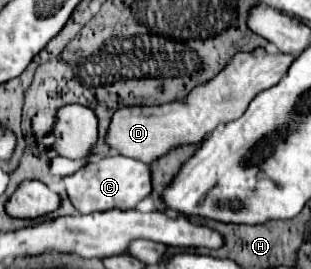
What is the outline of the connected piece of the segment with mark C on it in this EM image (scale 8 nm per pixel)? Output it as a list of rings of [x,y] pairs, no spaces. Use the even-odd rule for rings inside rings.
[[[108,156],[100,160],[88,160],[86,166],[82,166],[78,172],[74,172],[72,176],[64,176],[64,186],[66,186],[68,200],[80,214],[102,212],[110,208],[130,210],[130,208],[136,208],[136,204],[152,192],[148,164],[130,160],[126,156]]]

